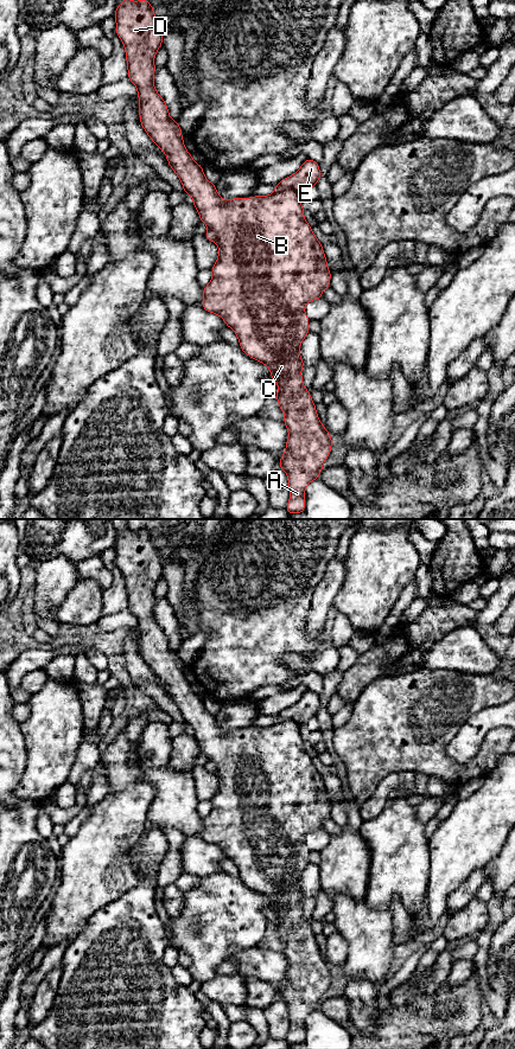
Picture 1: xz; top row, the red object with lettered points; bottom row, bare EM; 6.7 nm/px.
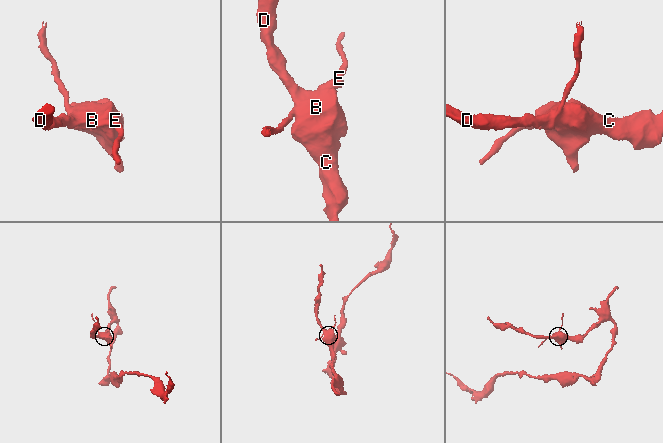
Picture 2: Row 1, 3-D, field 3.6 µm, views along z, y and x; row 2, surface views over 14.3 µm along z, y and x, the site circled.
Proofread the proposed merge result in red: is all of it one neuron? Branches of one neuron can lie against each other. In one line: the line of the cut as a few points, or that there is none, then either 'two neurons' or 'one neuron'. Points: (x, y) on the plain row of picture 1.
cut xz (297, 722), (281, 721), (274, 724); two neurons

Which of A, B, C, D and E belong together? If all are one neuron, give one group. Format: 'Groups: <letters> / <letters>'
Groups: A B C D / E

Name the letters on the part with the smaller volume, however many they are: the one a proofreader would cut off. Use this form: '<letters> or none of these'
E

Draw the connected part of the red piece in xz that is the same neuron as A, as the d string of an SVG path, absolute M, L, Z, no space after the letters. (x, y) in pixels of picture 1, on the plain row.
M127 527L116 537L115 563L120 568L127 590L128 609L138 620L140 654L153 673L166 685L167 693L183 715L184 723L192 728L201 753L210 762L217 766L220 783L216 794L211 799L212 810L203 819L202 838L210 844L220 846L225 856L237 866L240 878L250 889L261 893L271 901L271 909L275 912L279 922L274 926L279 939L284 942L284 954L288 961L286 980L279 992L279 998L288 1008L290 1031L286 1041L290 1045L305 1043L305 1019L319 1009L323 994L331 983L332 970L322 955L314 933L304 917L301 900L305 897L300 889L300 875L310 864L310 850L305 845L307 833L322 830L324 820L330 818L331 804L329 801L323 778L314 767L311 756L304 749L304 740L299 724L286 721L266 728L234 729L224 731L218 725L216 717L210 714L203 697L198 696L184 677L182 660L177 652L172 651L164 629L154 619L154 588L163 576L163 561L148 531L132 532Z

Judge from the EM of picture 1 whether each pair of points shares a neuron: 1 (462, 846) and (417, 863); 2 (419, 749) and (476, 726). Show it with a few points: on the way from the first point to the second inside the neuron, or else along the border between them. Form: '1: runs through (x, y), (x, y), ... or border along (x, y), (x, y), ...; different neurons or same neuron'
1: border along (428, 839), (430, 878), (426, 886); different neurons
2: border along (475, 712), (446, 748), (457, 762); different neurons

